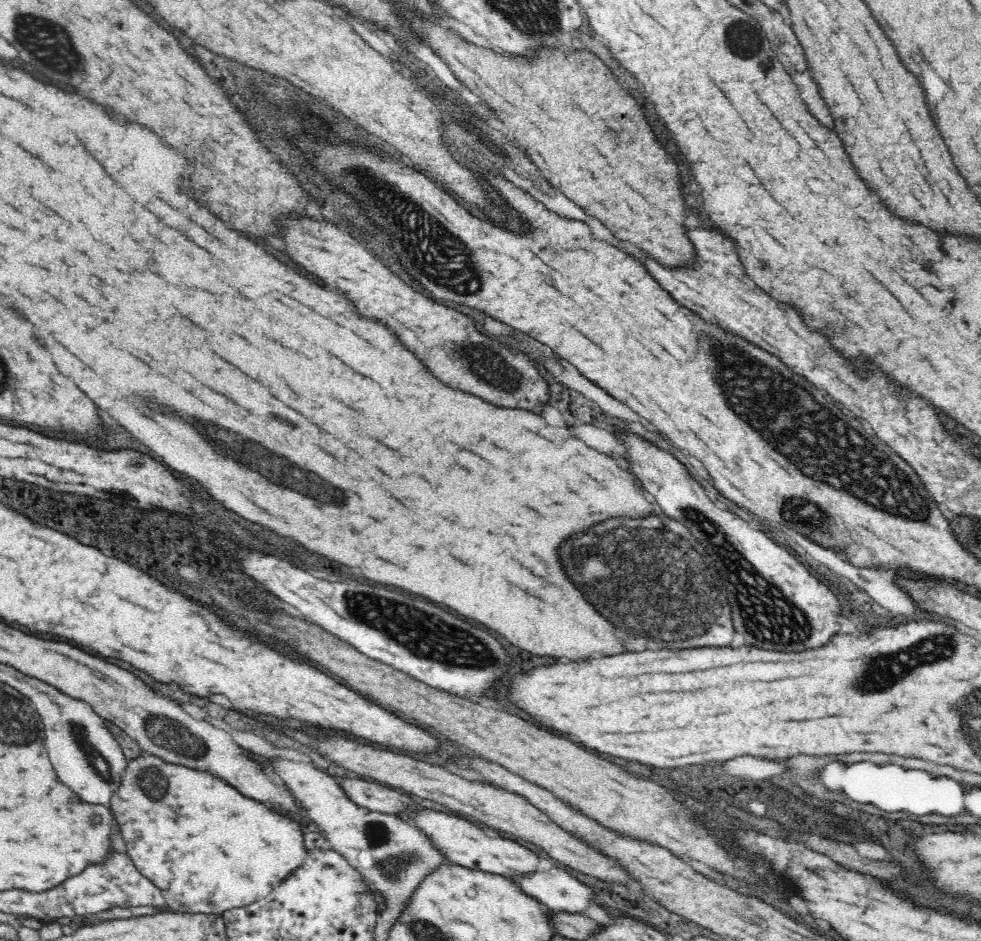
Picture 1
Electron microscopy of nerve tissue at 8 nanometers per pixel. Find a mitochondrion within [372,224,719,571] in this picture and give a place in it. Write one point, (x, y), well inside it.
(490, 368)

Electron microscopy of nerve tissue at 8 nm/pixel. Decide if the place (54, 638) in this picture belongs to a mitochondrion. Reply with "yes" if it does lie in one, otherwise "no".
no

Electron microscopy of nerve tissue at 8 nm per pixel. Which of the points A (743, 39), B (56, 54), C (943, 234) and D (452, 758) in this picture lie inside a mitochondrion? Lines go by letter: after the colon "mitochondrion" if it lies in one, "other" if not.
A: mitochondrion
B: mitochondrion
C: other
D: other

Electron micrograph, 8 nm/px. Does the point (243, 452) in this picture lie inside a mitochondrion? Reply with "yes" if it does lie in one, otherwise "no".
yes

